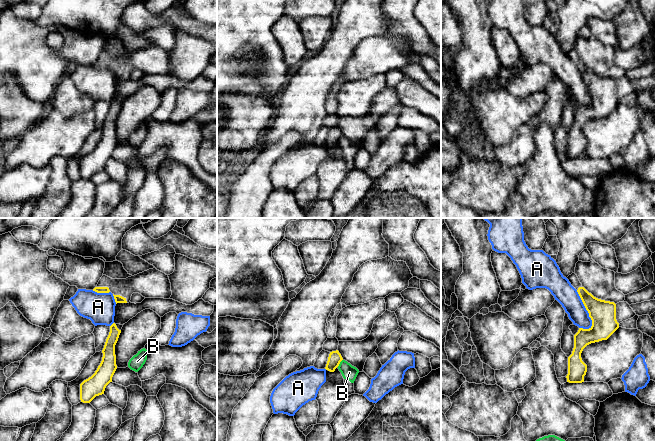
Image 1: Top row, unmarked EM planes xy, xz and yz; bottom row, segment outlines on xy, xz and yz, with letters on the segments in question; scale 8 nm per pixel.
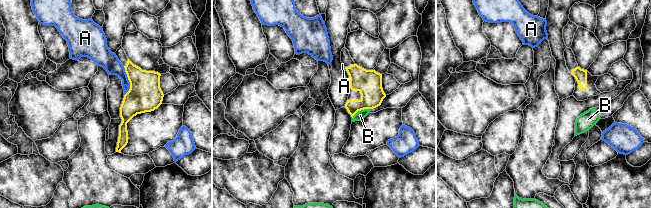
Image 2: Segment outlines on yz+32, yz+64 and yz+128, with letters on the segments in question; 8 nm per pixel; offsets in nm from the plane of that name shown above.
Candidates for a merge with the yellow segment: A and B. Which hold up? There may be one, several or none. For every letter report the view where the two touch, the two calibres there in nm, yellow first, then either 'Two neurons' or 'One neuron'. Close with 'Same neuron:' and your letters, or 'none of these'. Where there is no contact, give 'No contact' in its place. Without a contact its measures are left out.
A: Touches yellow in yz. Thickness 200 nm (yellow) against 170 nm. Two neurons
B: Touches yellow in xz. Thickness 110 nm (yellow) against 120 nm. Two neurons
Same neuron: none of these

